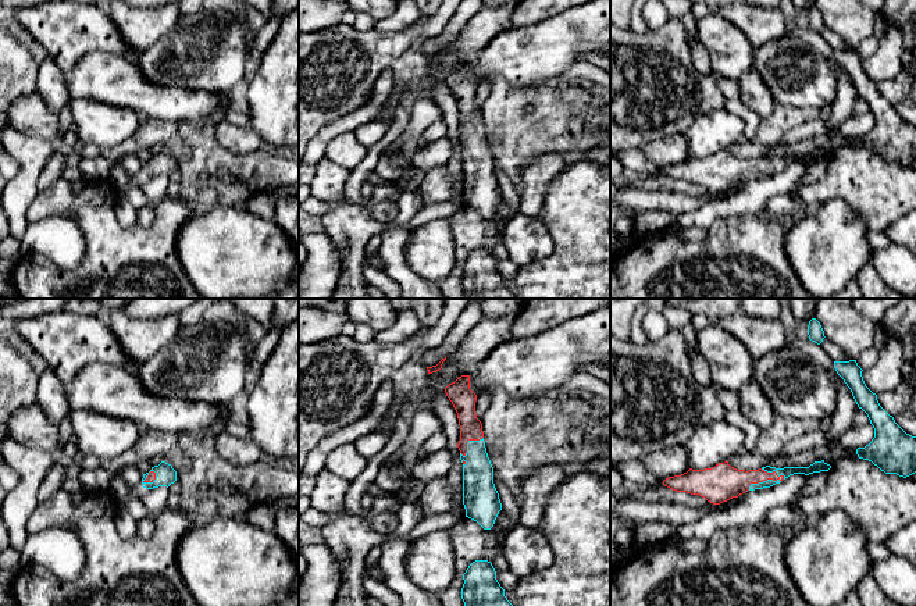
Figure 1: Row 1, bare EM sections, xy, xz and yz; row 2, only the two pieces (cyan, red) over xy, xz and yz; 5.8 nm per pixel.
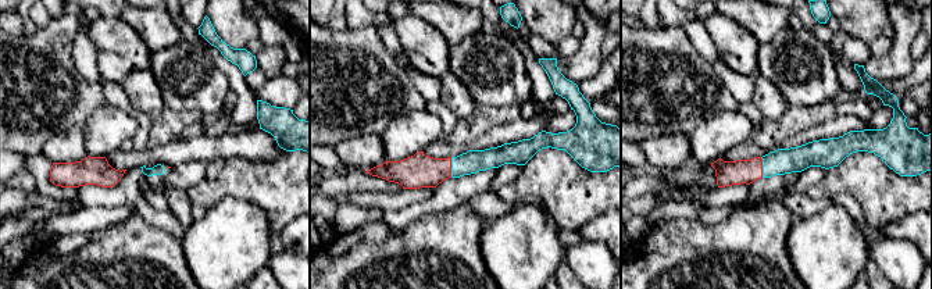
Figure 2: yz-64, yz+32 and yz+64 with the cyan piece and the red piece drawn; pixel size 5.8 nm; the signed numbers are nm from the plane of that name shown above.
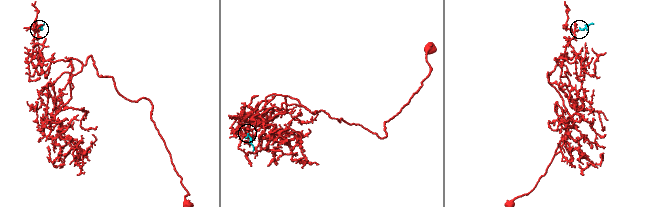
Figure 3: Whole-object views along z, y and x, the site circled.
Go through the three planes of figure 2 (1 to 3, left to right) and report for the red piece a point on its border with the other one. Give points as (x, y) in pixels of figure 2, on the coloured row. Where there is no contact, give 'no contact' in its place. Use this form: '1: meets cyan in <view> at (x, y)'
1: no contact
2: meets cyan in yz+32 at (452, 167)
3: meets cyan in yz+64 at (763, 167)

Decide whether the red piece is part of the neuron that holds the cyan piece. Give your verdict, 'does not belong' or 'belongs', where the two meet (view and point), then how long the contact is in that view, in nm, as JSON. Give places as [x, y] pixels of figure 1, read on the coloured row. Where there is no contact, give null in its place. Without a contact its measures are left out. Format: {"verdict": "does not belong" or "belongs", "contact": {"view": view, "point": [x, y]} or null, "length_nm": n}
{"verdict": "belongs", "contact": {"view": "yz", "point": [765, 481]}, "length_nm": 240}

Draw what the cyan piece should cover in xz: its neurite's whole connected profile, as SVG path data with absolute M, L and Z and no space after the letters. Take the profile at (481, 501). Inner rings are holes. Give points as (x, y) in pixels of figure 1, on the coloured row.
M461 375L445 388L460 425L460 460L463 463L463 505L466 517L491 530L502 510L493 484L493 467L486 453L482 424L475 414L477 395L470 389L470 375Z

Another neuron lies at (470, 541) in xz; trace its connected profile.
M500 510L491 530L484 530L468 517L463 517L450 528L456 577L439 598L443 606L464 606L461 599L463 574L475 560L492 563L503 543L499 535L507 535L517 525L517 520L510 518L509 514Z

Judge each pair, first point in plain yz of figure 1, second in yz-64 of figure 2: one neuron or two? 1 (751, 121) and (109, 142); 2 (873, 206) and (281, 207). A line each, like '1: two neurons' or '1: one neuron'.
1: two neurons
2: one neuron

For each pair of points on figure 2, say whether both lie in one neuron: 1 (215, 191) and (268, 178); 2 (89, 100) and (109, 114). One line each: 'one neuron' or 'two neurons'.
1: one neuron
2: two neurons

